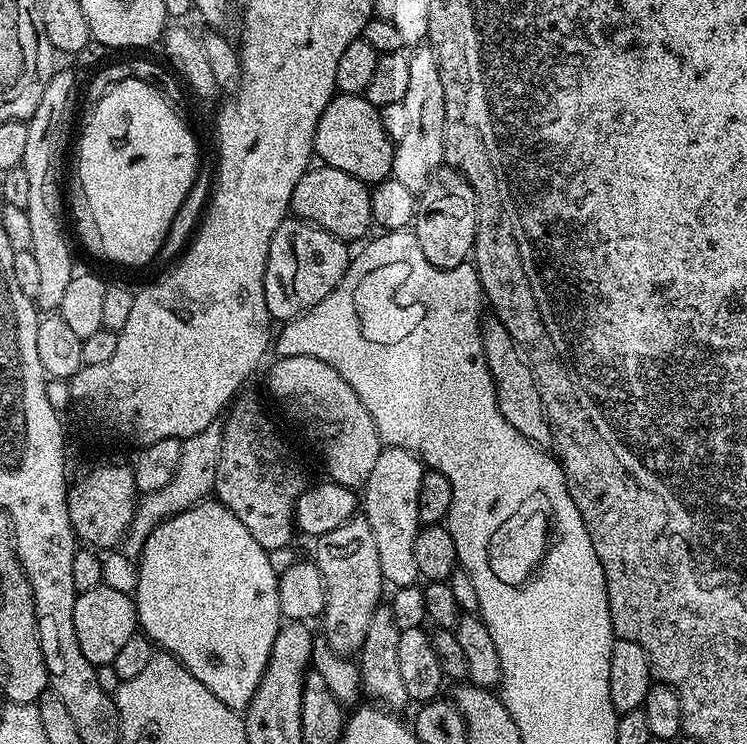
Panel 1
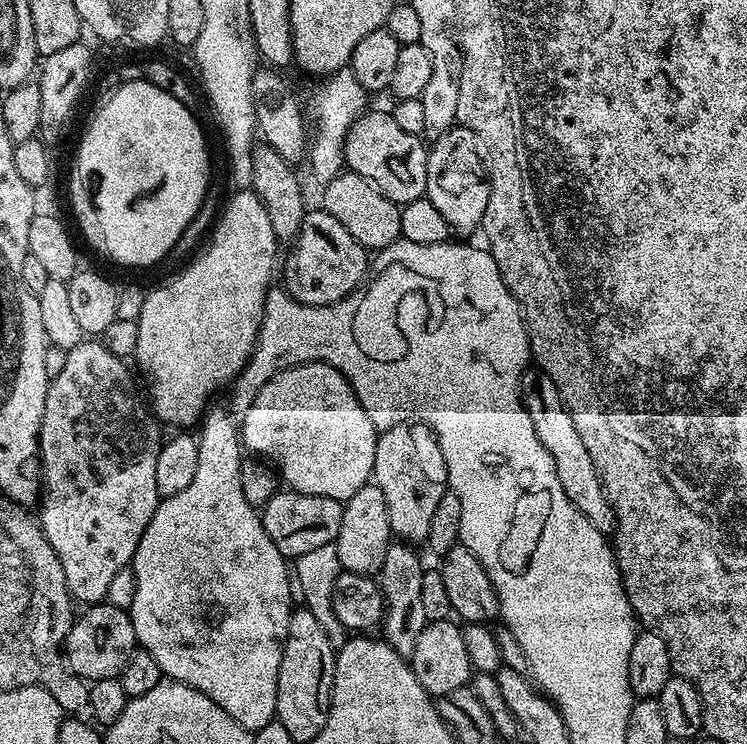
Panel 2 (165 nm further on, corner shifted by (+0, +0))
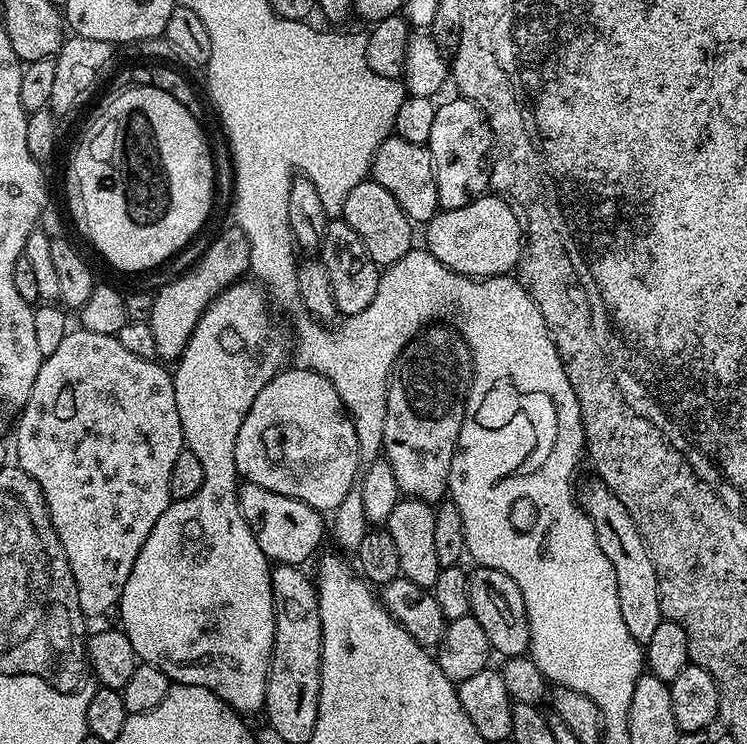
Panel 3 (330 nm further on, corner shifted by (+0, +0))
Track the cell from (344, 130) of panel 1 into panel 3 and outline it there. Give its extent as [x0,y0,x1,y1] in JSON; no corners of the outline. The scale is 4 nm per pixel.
[370,134,440,225]

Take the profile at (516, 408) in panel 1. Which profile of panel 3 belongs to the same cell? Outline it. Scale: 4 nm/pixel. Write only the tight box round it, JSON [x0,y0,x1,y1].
[578,478,664,646]

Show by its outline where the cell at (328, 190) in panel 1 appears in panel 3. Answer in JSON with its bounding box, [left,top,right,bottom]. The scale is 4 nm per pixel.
[342,178,413,266]

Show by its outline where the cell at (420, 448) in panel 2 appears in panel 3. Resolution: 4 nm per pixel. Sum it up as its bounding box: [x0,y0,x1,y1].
[382,327,472,502]

